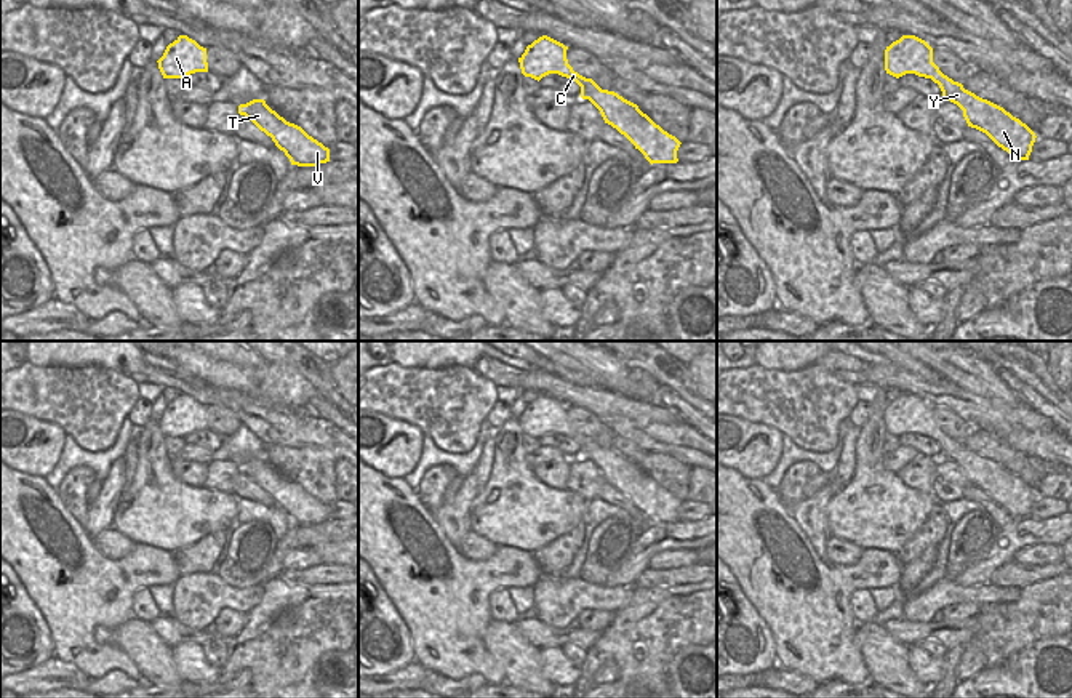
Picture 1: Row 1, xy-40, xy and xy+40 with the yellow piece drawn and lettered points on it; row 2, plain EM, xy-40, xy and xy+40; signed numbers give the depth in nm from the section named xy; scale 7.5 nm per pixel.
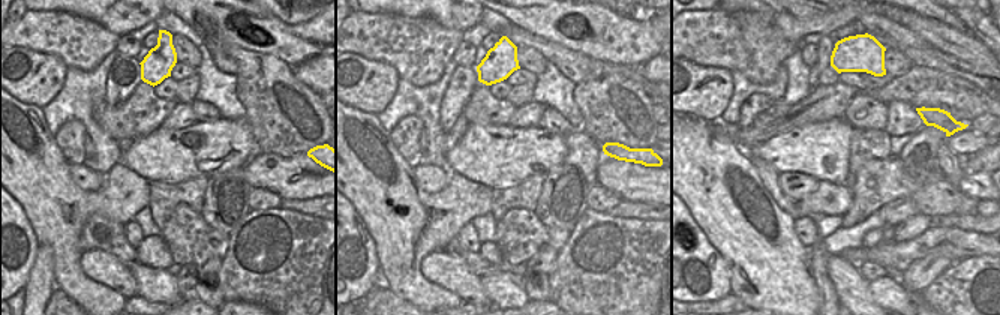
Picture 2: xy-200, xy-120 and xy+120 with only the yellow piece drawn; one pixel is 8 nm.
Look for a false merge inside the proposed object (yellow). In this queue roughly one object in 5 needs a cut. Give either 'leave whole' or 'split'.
leave whole

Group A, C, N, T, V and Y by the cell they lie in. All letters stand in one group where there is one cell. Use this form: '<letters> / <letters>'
A C N T V Y

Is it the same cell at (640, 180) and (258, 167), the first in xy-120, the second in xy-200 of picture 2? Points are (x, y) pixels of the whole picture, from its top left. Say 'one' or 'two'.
one

